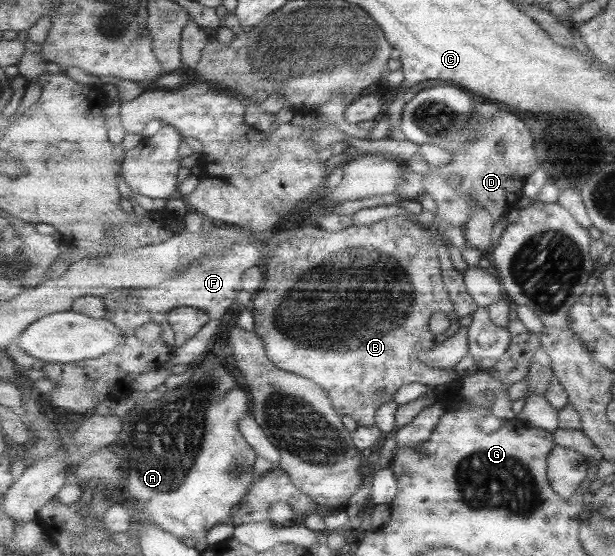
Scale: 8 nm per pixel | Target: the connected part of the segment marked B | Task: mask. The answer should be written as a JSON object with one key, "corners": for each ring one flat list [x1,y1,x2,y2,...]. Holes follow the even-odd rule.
{"corners":[[394,216,390,220,382,220,366,226,366,228,360,228,360,226,352,224,350,228,346,227,337,232,326,232,320,227,314,227,302,222,299,229,279,232,276,235,269,233,263,236,263,241,260,243,265,251,263,269,266,275,261,291,252,297,253,306,251,311,255,318,254,331,263,340,268,359,277,368,292,372,292,374,298,374,298,376,308,376,310,380,316,380,316,384,320,384,328,392,328,396,332,396,332,404,336,404,336,412,340,412,340,416,350,416,359,426,375,426,375,416,379,408,384,404,393,402,394,396,402,386,419,383,435,388,462,378,453,369,432,368,432,366,428,366,428,364,424,364,423,361,419,360,420,353,426,353,440,347,440,344,454,336,461,328,458,324,460,318,455,311,455,304,452,302,451,295,443,279,437,235,426,224,417,223,402,216],[434,312,442,312,450,321,449,328,441,335,432,334,430,328,428,328,430,318,432,318]]}

